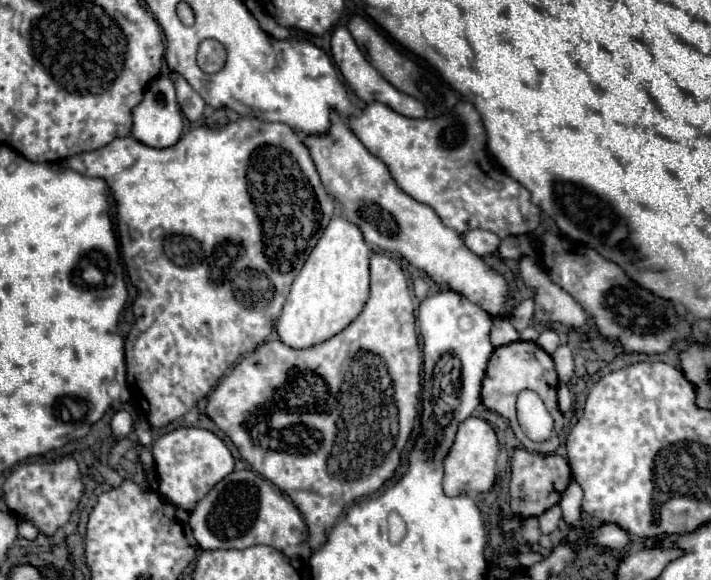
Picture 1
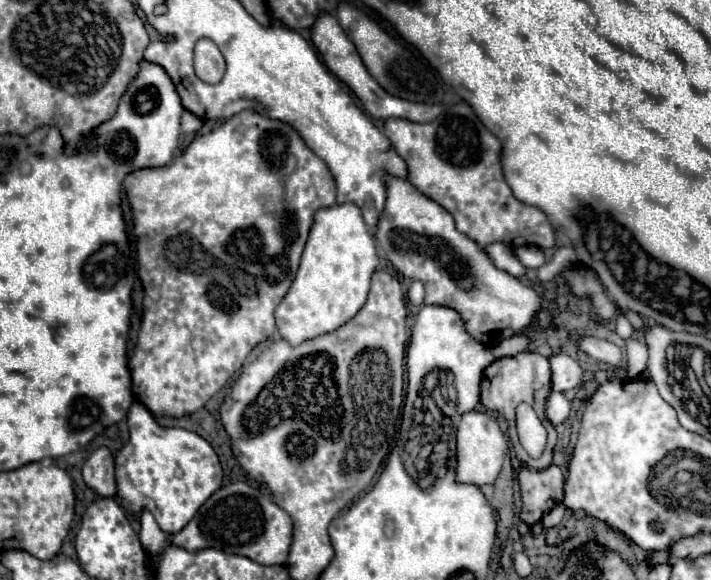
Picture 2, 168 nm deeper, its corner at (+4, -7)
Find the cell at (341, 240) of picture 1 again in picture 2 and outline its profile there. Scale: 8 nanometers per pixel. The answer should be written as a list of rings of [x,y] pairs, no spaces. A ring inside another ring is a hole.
[[[352,203],[320,209],[302,253],[296,279],[276,307],[276,327],[280,337],[296,347],[308,339],[342,327],[362,309],[376,265],[376,243],[360,215],[360,209]]]

